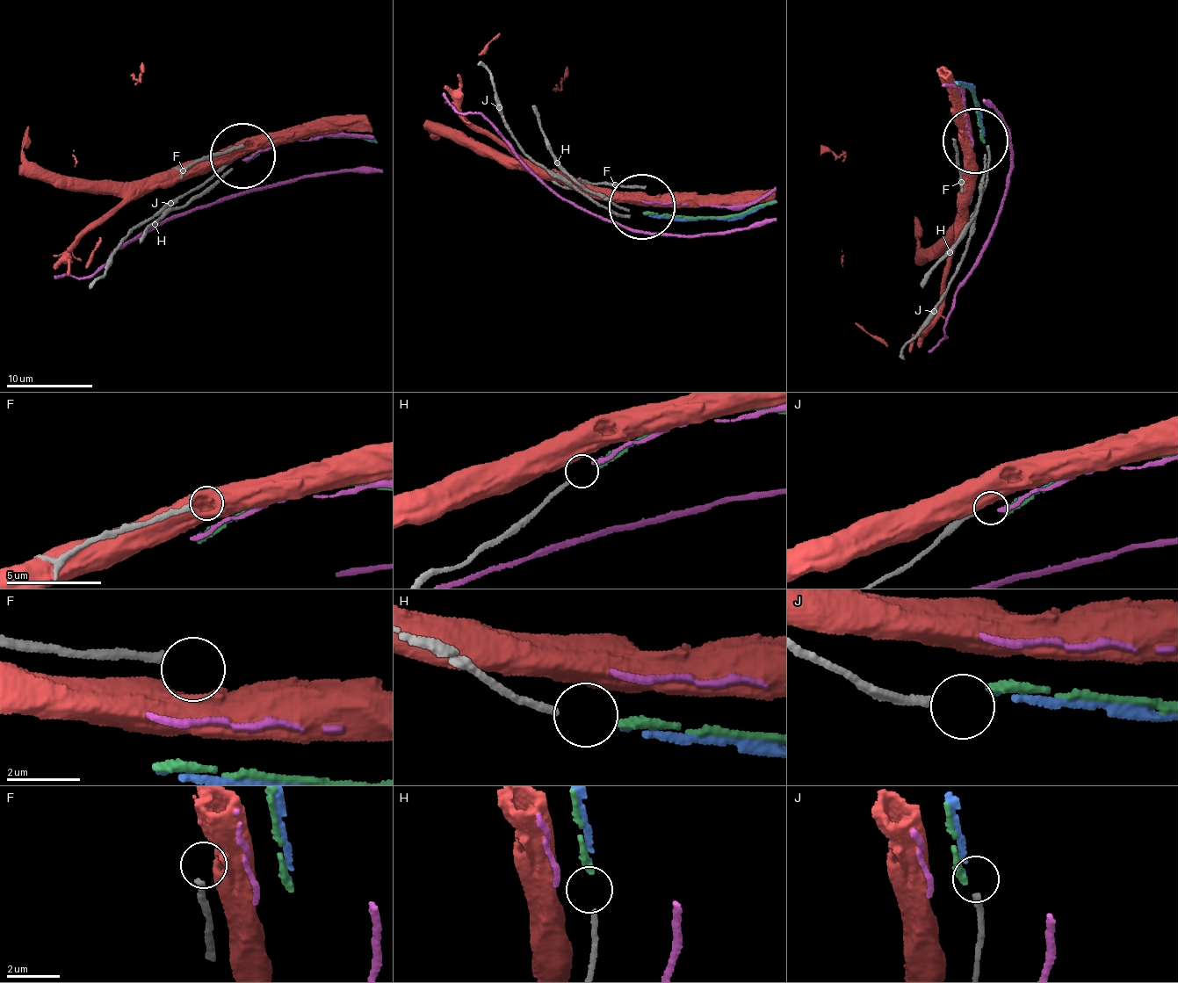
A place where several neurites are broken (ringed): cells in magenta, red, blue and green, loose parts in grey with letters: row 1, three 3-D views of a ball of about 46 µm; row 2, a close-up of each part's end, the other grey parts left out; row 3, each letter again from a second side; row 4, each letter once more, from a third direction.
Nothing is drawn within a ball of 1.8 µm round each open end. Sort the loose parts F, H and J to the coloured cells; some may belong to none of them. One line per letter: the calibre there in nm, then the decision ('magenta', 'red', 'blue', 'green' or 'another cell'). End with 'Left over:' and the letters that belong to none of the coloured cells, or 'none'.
F: 240 nm thick; another cell
H: 200 nm thick; blue
J: 220 nm thick; another cell
Left over: F, J

